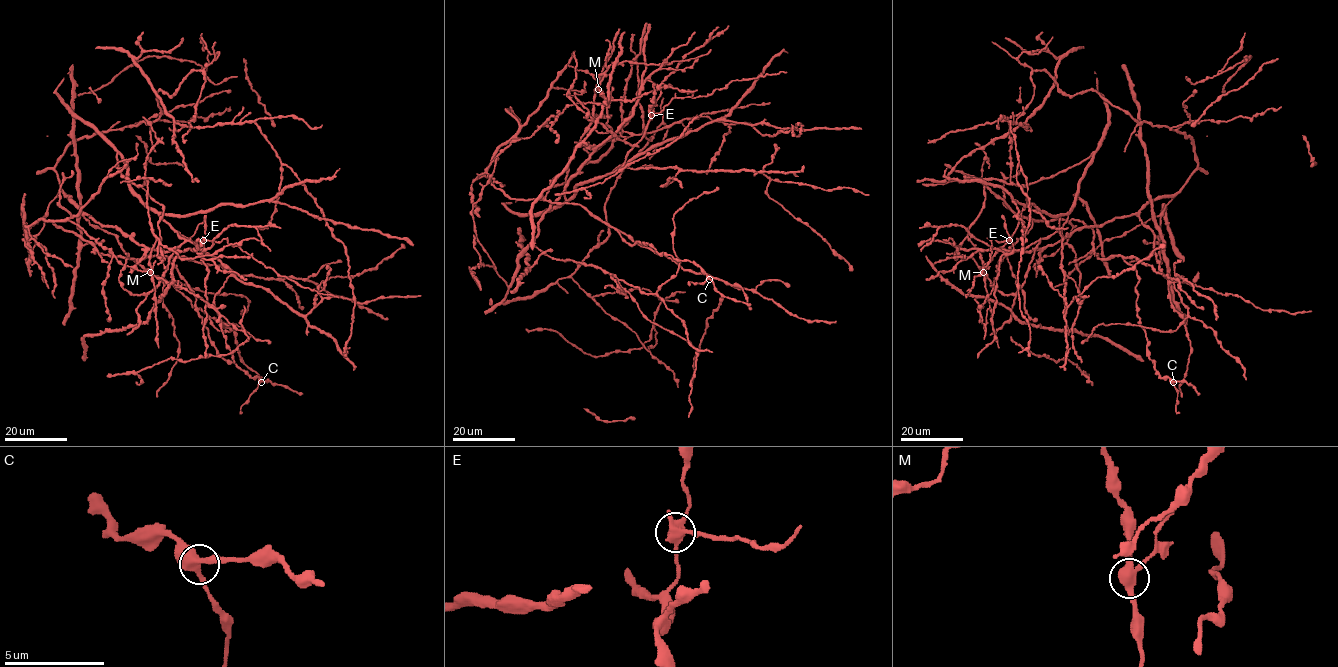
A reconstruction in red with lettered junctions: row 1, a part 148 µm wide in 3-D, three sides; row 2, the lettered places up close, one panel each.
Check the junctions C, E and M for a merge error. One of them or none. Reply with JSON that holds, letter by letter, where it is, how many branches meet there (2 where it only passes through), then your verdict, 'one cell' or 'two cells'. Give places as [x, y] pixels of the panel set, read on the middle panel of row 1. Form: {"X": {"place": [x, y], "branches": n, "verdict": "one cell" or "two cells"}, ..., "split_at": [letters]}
{"C": {"place": [709, 279], "branches": 3, "verdict": "one cell"}, "E": {"place": [651, 115], "branches": 3, "verdict": "two cells"}, "M": {"place": [598, 89], "branches": 3, "verdict": "one cell"}, "split_at": ["E"]}

